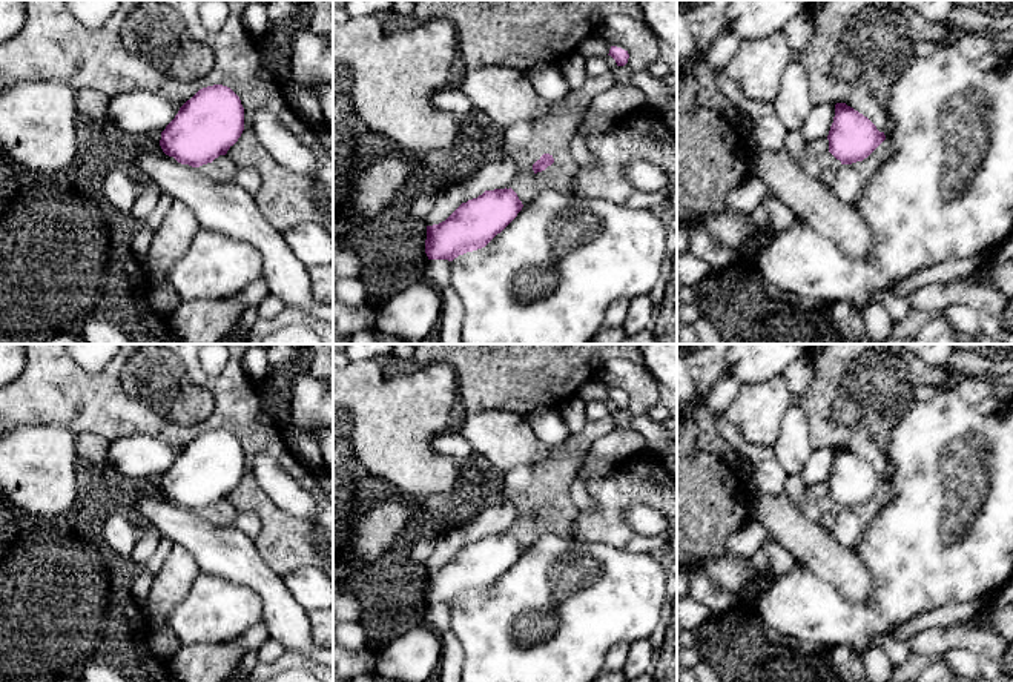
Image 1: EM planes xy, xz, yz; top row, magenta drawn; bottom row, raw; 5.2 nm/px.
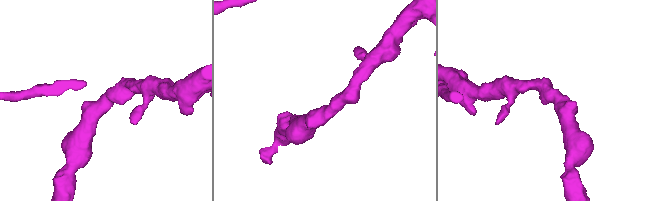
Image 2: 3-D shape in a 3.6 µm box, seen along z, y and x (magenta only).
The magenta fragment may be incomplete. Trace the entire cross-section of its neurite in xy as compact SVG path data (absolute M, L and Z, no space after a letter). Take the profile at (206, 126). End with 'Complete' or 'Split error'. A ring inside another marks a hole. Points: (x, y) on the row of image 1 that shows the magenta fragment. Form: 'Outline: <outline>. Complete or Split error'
Outline: M227 86L200 89L161 132L163 152L181 164L212 163L238 141L244 131L244 108Z. Complete

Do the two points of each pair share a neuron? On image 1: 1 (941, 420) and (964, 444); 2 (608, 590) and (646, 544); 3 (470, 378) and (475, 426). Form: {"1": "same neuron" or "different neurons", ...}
{"1": "same neuron", "2": "different neurons", "3": "different neurons"}

